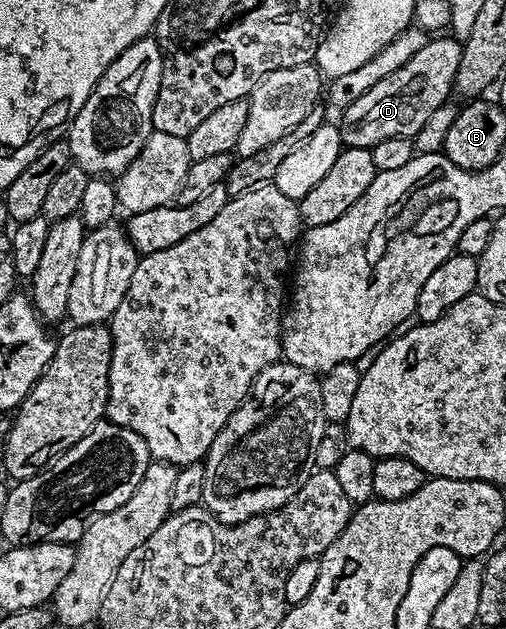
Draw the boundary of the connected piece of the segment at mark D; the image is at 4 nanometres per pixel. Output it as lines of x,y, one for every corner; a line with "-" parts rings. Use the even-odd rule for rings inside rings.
438,36
429,40
403,67
384,76
351,106
343,109
340,114
343,147
369,150
376,144
389,142
391,138
413,139
414,134
424,128
428,116
432,116
436,108
447,105
449,98
446,97
452,94
460,65
462,45
453,36

